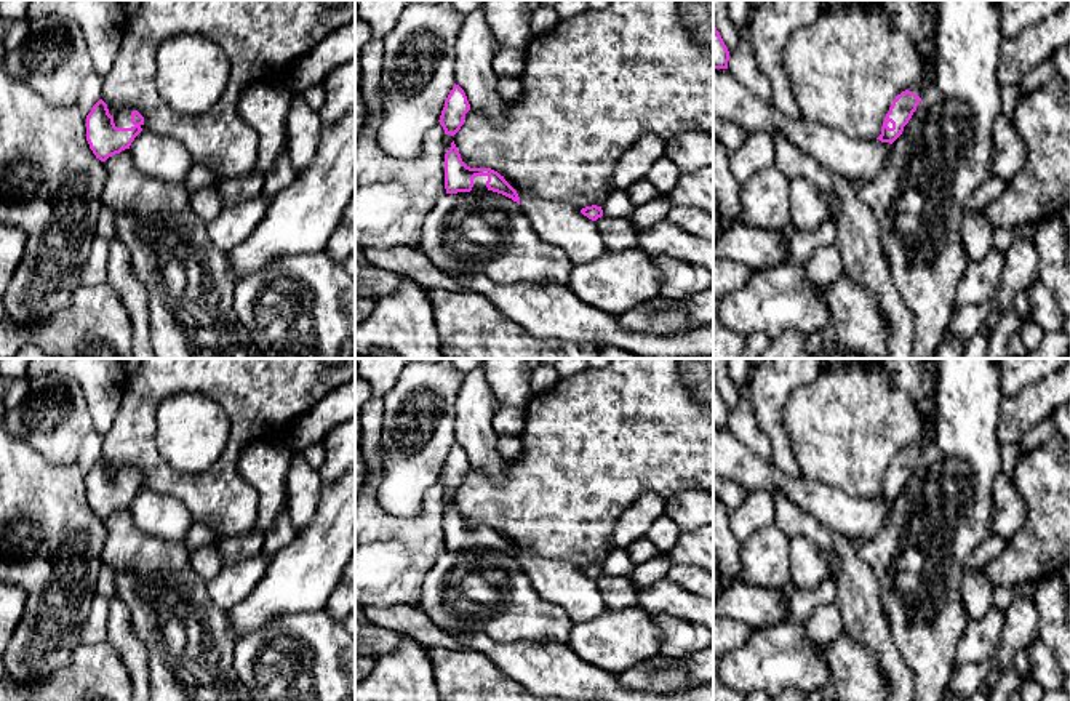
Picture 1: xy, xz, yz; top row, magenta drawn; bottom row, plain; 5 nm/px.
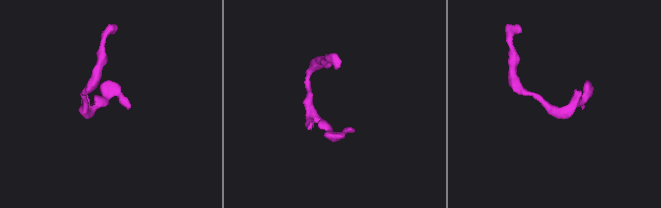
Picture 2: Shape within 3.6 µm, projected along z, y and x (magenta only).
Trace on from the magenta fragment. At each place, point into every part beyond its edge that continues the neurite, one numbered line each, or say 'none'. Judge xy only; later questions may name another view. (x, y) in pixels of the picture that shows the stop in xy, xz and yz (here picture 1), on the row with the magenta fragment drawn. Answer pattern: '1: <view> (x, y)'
1: xy (123, 119)

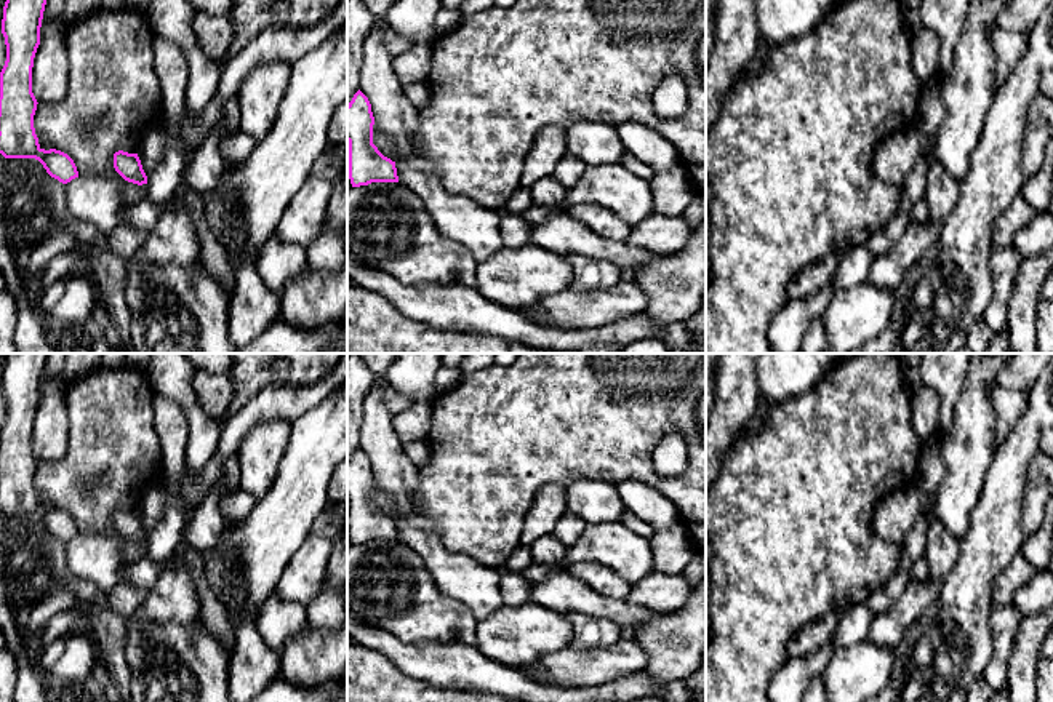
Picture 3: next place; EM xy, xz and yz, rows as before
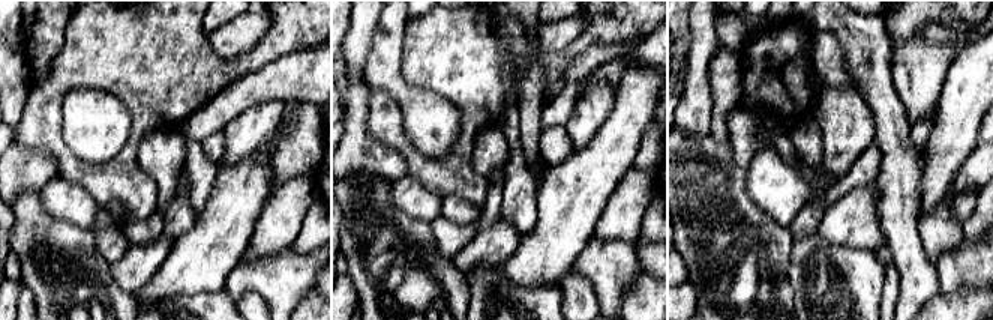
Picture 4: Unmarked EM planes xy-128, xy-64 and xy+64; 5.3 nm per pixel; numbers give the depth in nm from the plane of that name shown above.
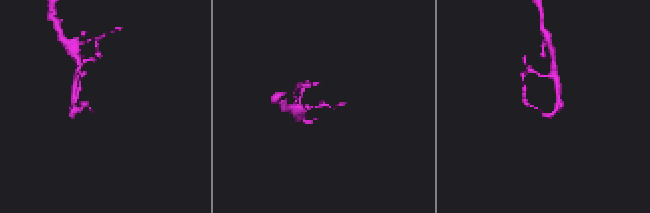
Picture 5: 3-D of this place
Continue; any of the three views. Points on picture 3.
none

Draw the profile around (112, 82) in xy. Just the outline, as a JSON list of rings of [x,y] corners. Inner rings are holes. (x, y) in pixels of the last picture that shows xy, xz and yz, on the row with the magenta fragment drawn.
[[[101,8],[66,30],[67,96],[56,104],[38,102],[34,128],[38,139],[67,154],[78,176],[110,179],[126,205],[147,197],[147,184],[125,181],[114,168],[118,150],[136,154],[138,136],[158,126],[163,114],[162,86],[154,67],[154,30],[146,11]]]

